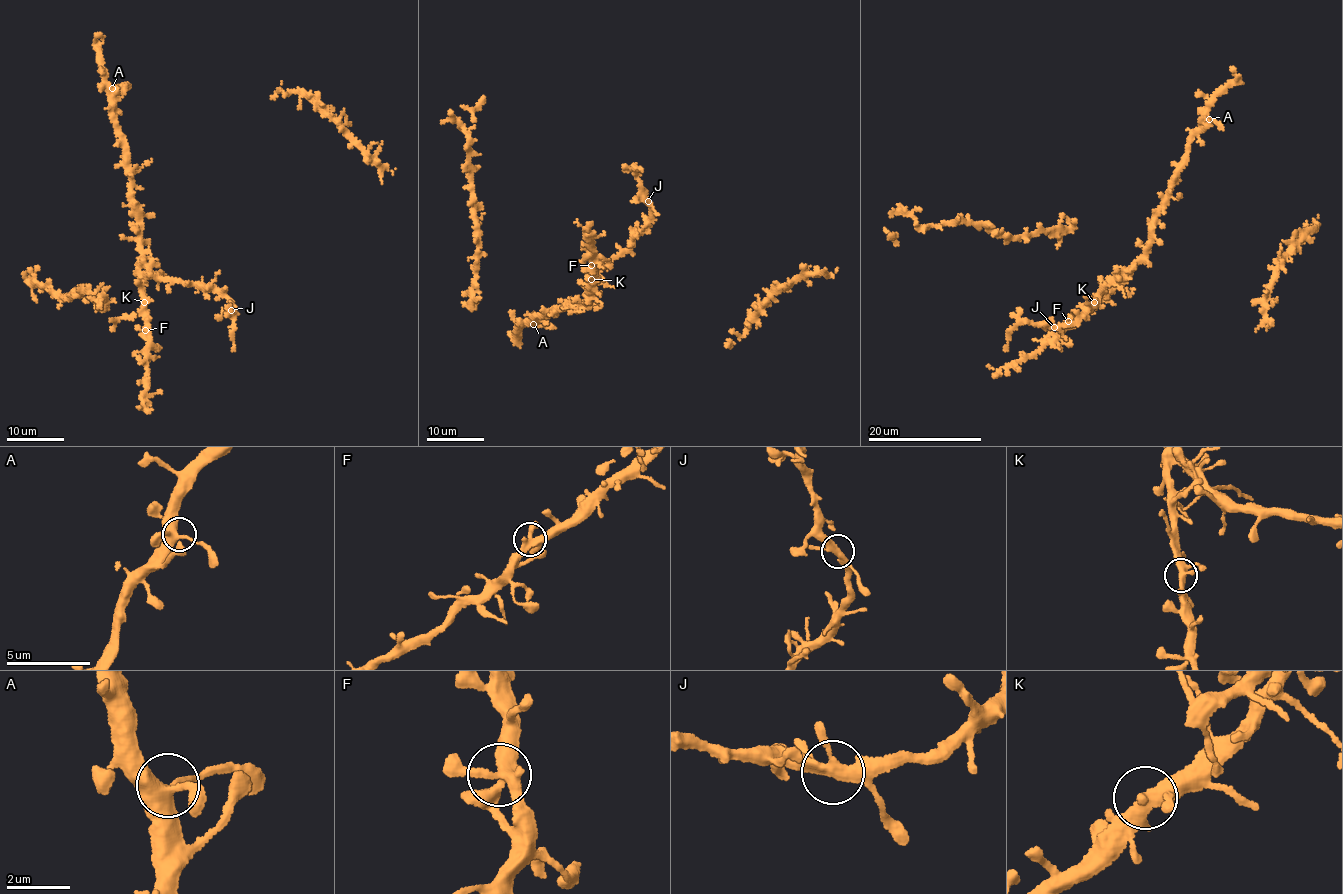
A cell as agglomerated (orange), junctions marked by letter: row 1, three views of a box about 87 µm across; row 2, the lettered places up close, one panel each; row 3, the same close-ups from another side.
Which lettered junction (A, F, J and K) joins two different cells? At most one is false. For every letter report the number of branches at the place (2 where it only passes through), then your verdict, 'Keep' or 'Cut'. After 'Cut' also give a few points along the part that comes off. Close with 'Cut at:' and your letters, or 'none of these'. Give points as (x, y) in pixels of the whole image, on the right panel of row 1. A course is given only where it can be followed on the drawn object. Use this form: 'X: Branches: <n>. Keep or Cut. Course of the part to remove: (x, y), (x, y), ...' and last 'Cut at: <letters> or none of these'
A: Branches: 4. Keep
F: Branches: 4. Keep
J: Branches: 4. Keep
K: Branches: 4. Keep
Cut at: none of these

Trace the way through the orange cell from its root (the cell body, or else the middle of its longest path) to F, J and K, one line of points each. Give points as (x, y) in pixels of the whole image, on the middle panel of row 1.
F: (569, 307), (576, 303), (586, 306), (590, 300), (587, 295), (595, 274), (591, 265)
J: (569, 307), (576, 303), (585, 305), (597, 274), (628, 248), (649, 221), (651, 204), (648, 201)
K: (569, 307), (576, 303), (586, 306), (590, 300), (587, 295), (592, 289), (591, 279)

